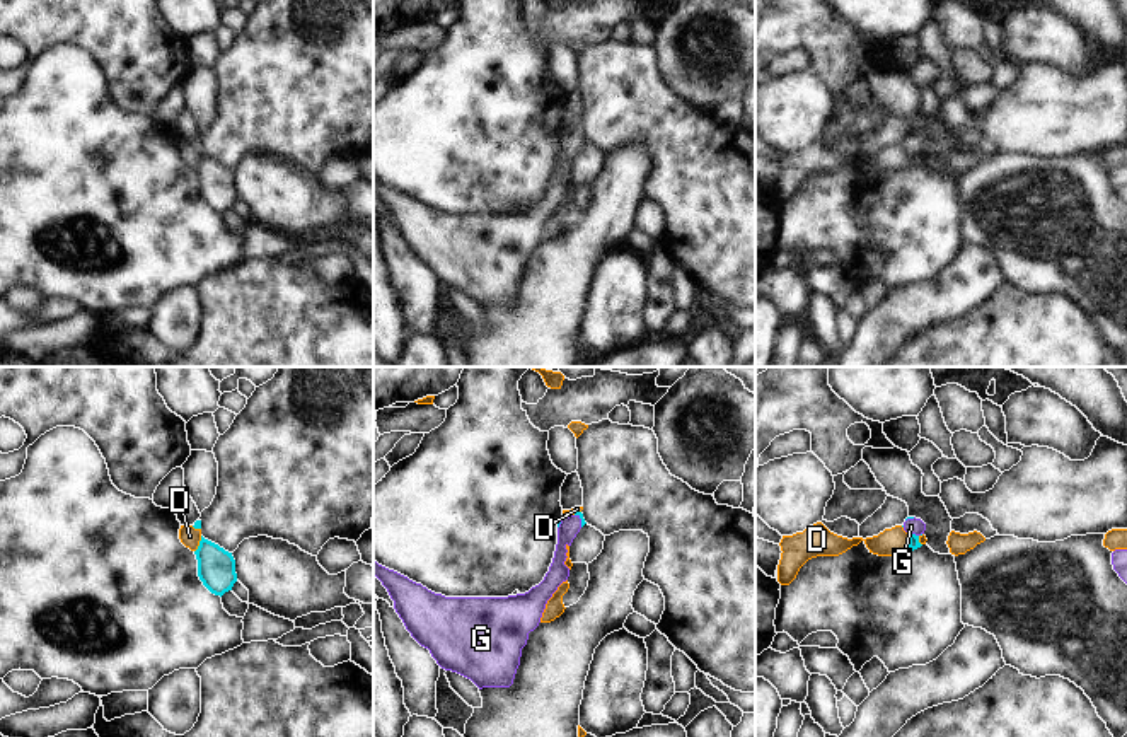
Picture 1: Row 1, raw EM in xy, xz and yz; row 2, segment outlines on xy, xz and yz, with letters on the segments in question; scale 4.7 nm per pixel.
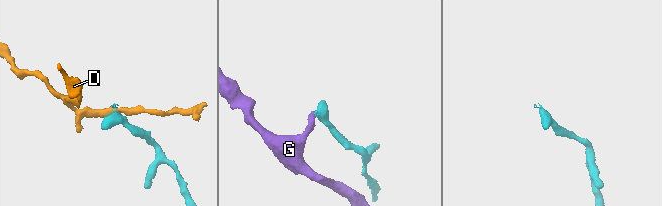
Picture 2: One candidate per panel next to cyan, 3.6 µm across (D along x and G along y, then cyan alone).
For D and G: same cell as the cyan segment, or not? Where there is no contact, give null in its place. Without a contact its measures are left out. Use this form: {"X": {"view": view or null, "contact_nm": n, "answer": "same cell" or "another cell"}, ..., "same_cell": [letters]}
{"D": {"view": "xy", "contact_nm": 90, "answer": "another cell"}, "G": {"view": "yz", "contact_nm": 60, "answer": "same cell"}, "same_cell": ["G"]}

